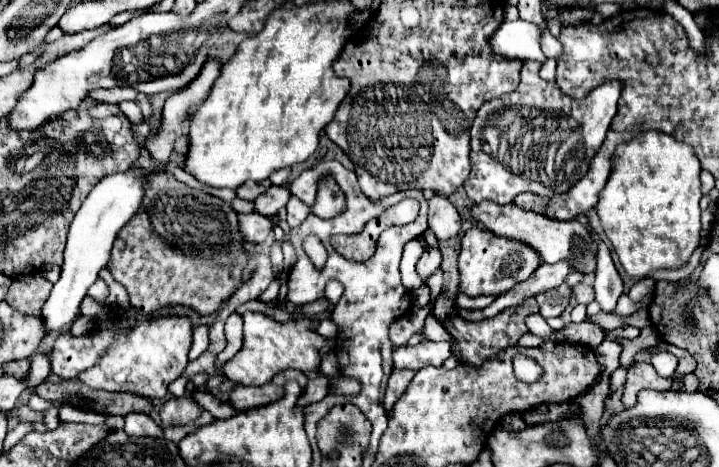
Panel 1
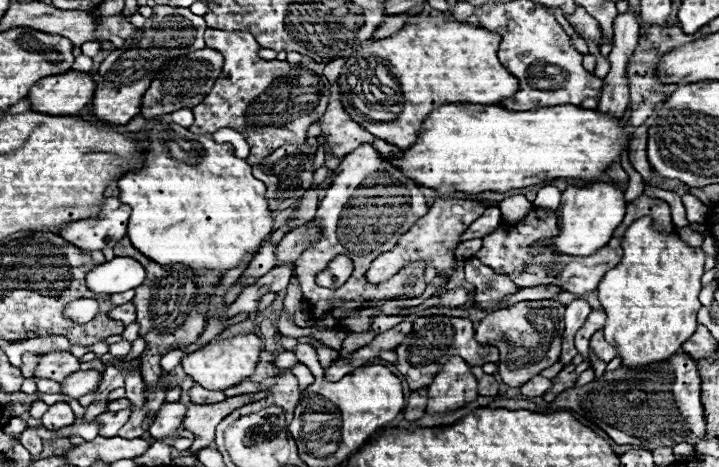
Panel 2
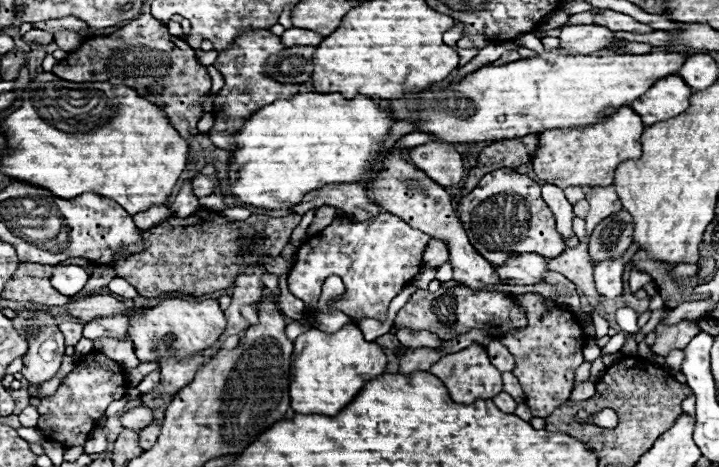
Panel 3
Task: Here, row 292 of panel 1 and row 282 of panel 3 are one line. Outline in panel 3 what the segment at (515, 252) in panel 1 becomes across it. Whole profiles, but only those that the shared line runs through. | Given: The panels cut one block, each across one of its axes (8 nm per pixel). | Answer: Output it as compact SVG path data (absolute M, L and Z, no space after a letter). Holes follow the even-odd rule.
M392 152L392 156L384 160L384 172L380 172L380 180L368 180L366 192L374 204L400 216L412 228L418 228L432 238L446 240L450 250L450 264L454 268L454 280L470 286L472 290L484 290L490 284L502 284L506 288L506 284L500 282L500 278L494 274L492 264L486 262L468 242L462 222L452 208L452 196L446 192L446 188L440 188L440 184L424 176L424 172L420 172L420 168L416 168L412 162L404 160L400 152Z

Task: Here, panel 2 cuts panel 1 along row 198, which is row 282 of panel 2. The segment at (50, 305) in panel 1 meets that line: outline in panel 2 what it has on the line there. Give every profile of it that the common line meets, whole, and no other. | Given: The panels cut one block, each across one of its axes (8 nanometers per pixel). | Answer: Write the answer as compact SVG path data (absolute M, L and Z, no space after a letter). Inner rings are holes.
M124 256L94 266L86 276L86 286L94 294L118 294L138 288L144 278L146 274L142 264Z

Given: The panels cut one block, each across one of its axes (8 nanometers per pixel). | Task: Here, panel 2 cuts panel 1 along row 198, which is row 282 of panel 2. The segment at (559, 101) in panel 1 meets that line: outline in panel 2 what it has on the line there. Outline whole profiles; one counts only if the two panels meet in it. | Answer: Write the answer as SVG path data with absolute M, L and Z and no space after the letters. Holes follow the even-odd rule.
M468 258L464 262L464 270L466 280L474 286L472 302L476 302L480 310L492 310L502 298L518 290L518 286L510 280L510 276L500 276L492 272L492 268L480 264L480 260L476 258Z

